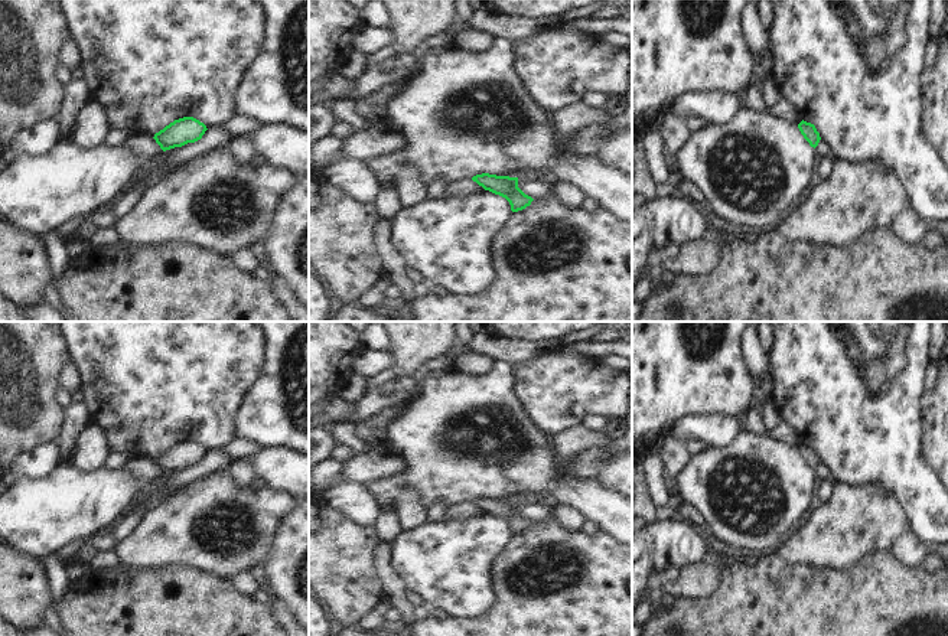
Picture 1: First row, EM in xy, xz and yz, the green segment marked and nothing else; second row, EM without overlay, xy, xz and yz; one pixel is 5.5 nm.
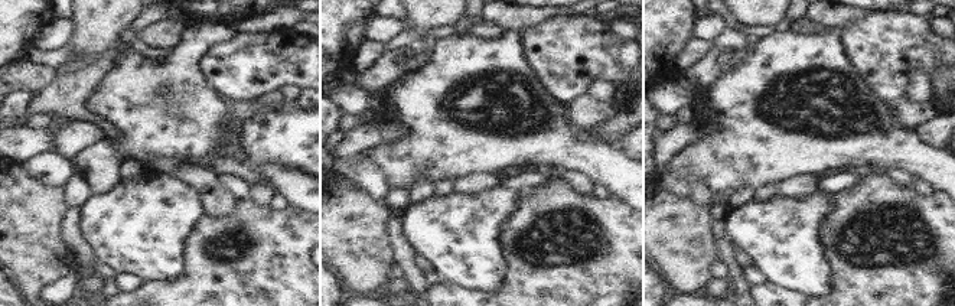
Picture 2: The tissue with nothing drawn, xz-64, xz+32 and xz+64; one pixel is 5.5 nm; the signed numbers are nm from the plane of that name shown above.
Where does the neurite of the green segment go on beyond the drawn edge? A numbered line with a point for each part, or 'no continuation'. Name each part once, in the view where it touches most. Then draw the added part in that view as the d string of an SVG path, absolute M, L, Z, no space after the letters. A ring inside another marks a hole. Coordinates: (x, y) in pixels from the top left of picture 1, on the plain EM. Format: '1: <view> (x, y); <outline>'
no continuation

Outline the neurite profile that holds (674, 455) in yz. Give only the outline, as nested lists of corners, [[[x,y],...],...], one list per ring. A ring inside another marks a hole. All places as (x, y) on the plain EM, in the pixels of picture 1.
[[[670,436],[665,437],[665,444],[661,456],[664,460],[664,476],[668,483],[677,480],[681,470],[690,461],[687,443],[675,440]]]

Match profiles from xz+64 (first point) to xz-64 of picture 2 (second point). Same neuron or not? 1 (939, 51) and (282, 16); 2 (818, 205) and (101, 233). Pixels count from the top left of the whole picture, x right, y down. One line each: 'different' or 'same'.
1: different
2: same

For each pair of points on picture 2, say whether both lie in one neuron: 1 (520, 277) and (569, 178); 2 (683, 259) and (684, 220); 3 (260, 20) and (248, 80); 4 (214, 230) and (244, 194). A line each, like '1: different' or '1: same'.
1: different
2: same
3: different
4: different

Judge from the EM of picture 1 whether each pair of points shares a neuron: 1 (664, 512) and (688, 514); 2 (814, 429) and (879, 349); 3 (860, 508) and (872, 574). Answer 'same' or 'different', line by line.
1: same
2: same
3: different

